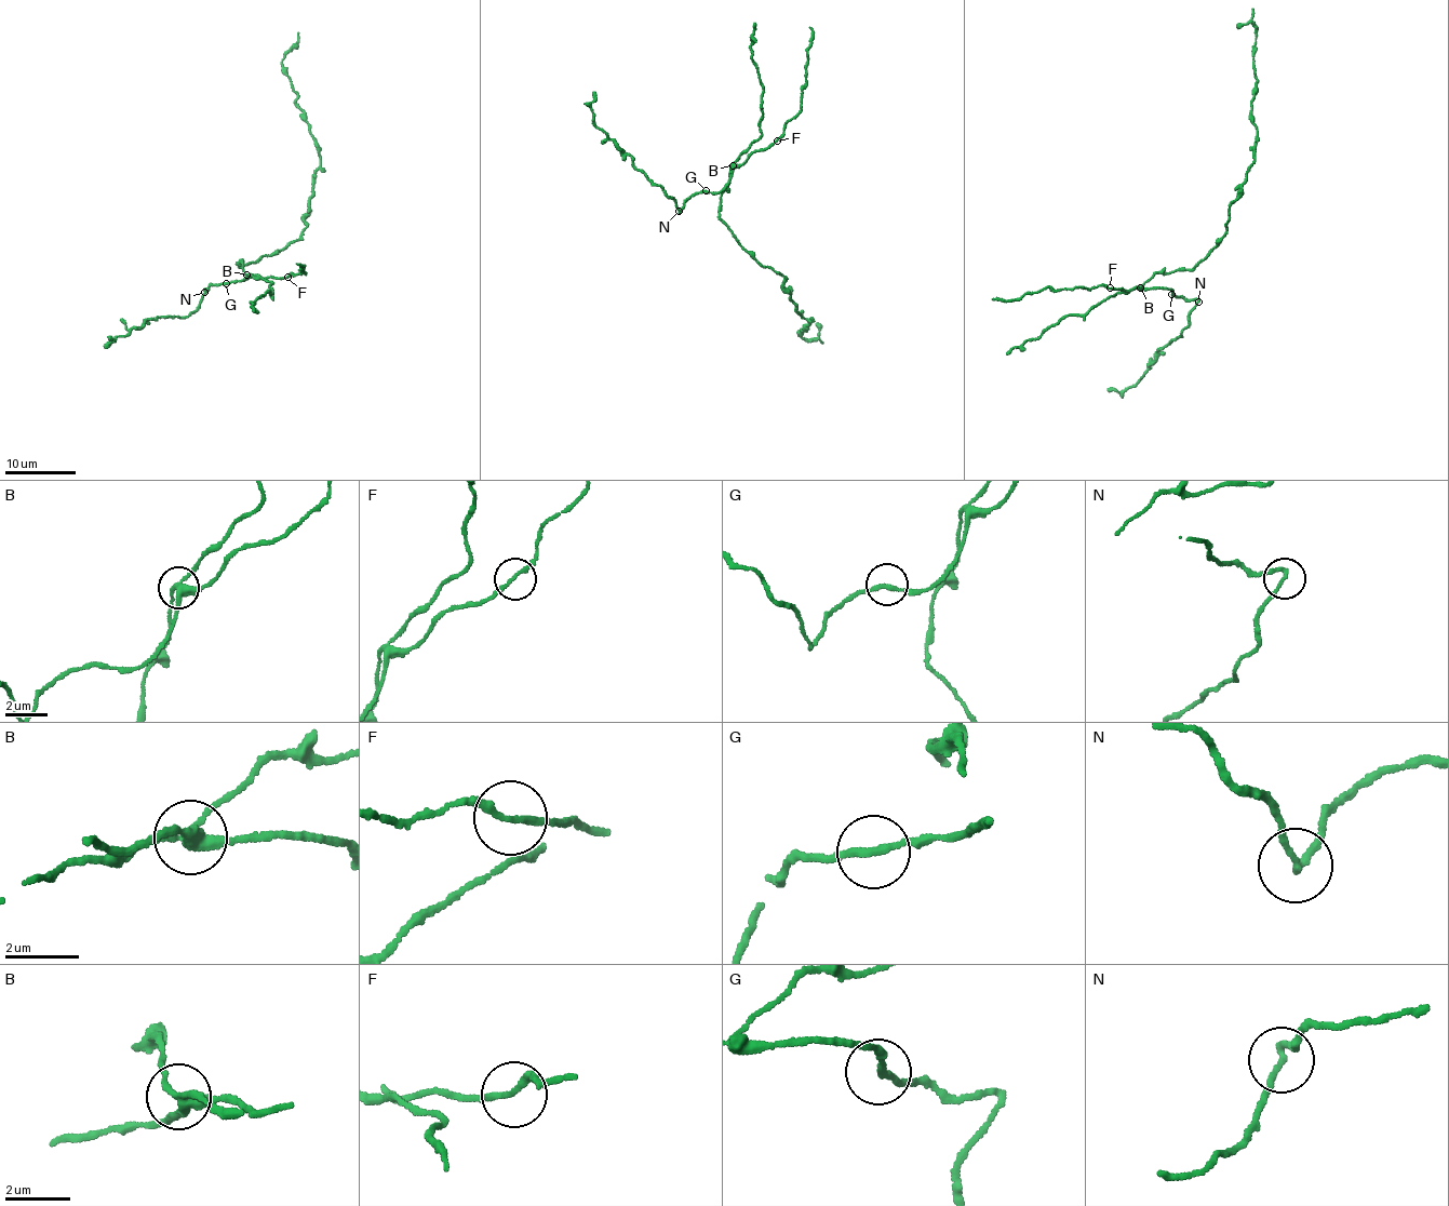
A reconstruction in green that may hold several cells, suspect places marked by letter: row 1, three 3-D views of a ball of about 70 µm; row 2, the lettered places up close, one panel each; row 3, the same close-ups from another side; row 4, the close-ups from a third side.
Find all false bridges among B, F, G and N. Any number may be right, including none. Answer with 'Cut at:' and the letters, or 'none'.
Cut at: B, N

